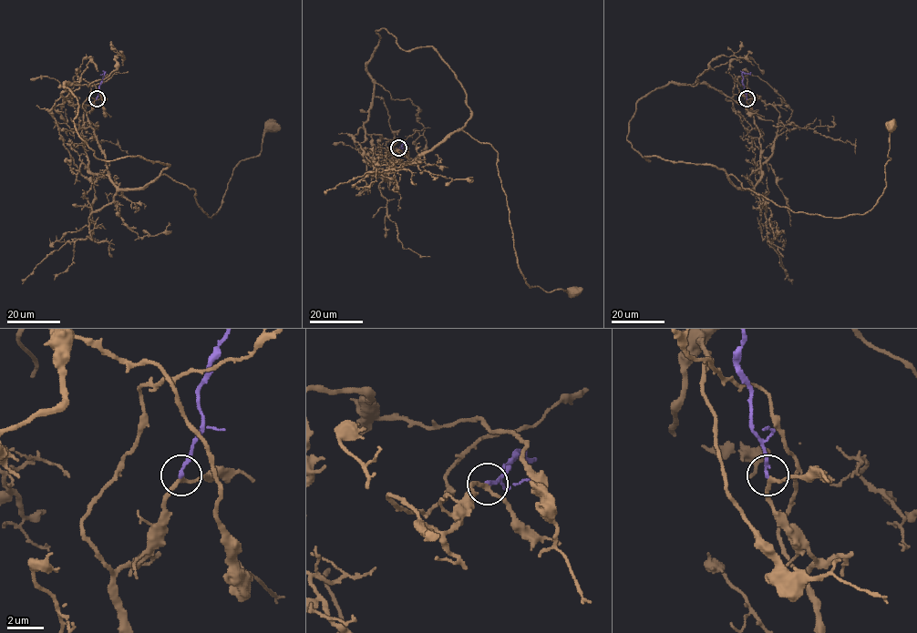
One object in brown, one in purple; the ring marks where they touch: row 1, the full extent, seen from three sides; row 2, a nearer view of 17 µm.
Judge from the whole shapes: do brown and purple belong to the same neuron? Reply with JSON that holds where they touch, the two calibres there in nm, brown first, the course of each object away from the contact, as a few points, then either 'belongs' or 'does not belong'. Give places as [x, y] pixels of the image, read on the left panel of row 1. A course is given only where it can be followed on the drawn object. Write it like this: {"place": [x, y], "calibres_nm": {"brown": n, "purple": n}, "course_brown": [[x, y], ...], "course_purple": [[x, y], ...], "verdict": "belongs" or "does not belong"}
{"place": [97, 98], "calibres_nm": {"brown": 200, "purple": 190}, "course_brown": [[97, 98], [87, 114], [108, 177], [143, 188], [164, 174], [194, 190], [211, 218], [271, 125]], "course_purple": [[97, 98], [105, 73], [100, 75]], "verdict": "belongs"}

